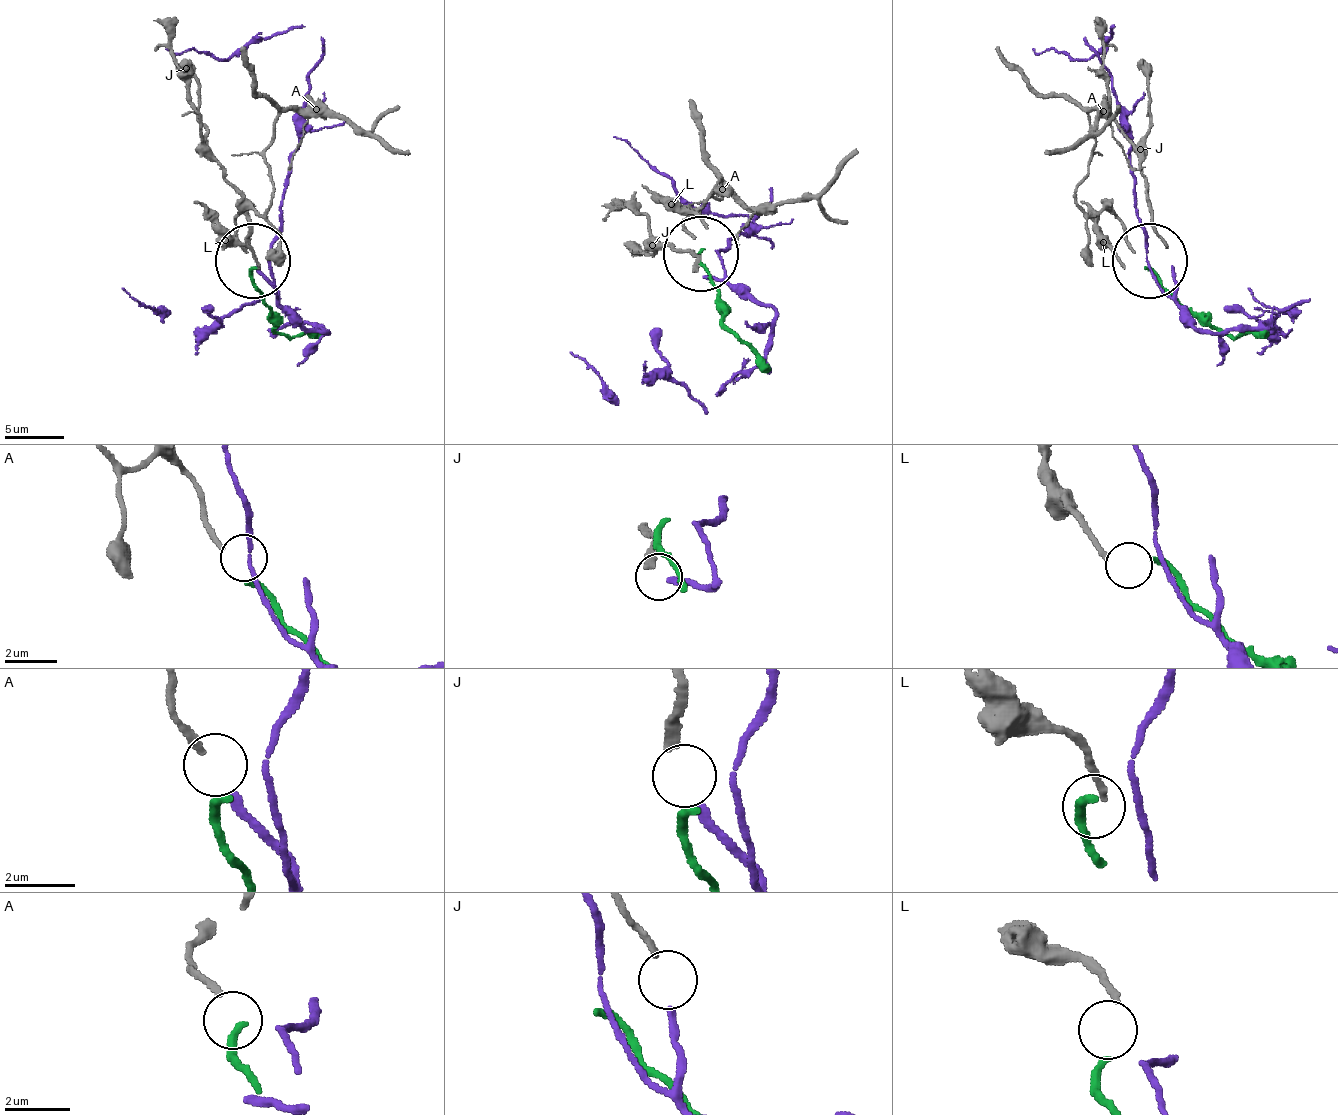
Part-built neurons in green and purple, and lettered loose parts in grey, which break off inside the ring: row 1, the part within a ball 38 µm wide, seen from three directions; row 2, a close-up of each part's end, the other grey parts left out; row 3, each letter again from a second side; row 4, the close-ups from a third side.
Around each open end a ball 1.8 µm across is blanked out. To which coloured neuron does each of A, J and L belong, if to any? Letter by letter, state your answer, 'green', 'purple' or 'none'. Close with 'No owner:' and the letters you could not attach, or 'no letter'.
A: none
J: purple
L: green
No owner: A

